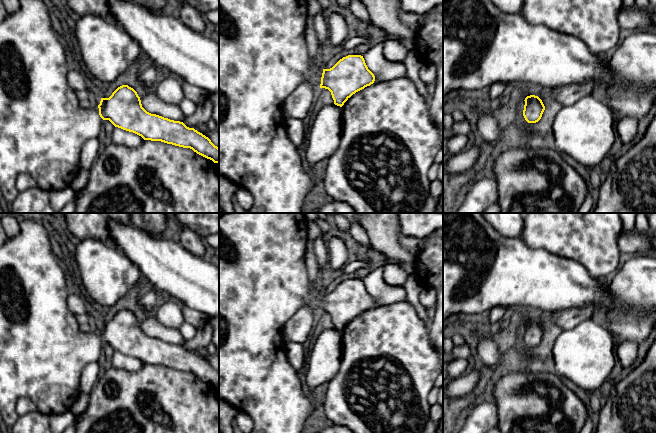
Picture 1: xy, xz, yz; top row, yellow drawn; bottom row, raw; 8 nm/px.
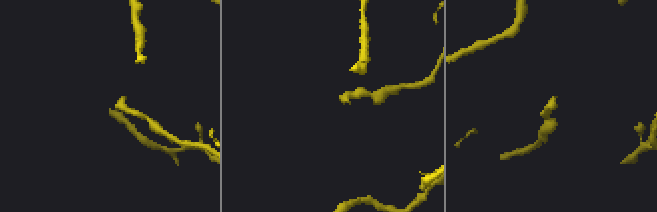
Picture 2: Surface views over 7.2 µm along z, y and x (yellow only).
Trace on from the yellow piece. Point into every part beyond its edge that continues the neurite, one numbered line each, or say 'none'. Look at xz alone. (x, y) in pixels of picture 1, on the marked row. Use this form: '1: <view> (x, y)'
1: xz (264, 51)

